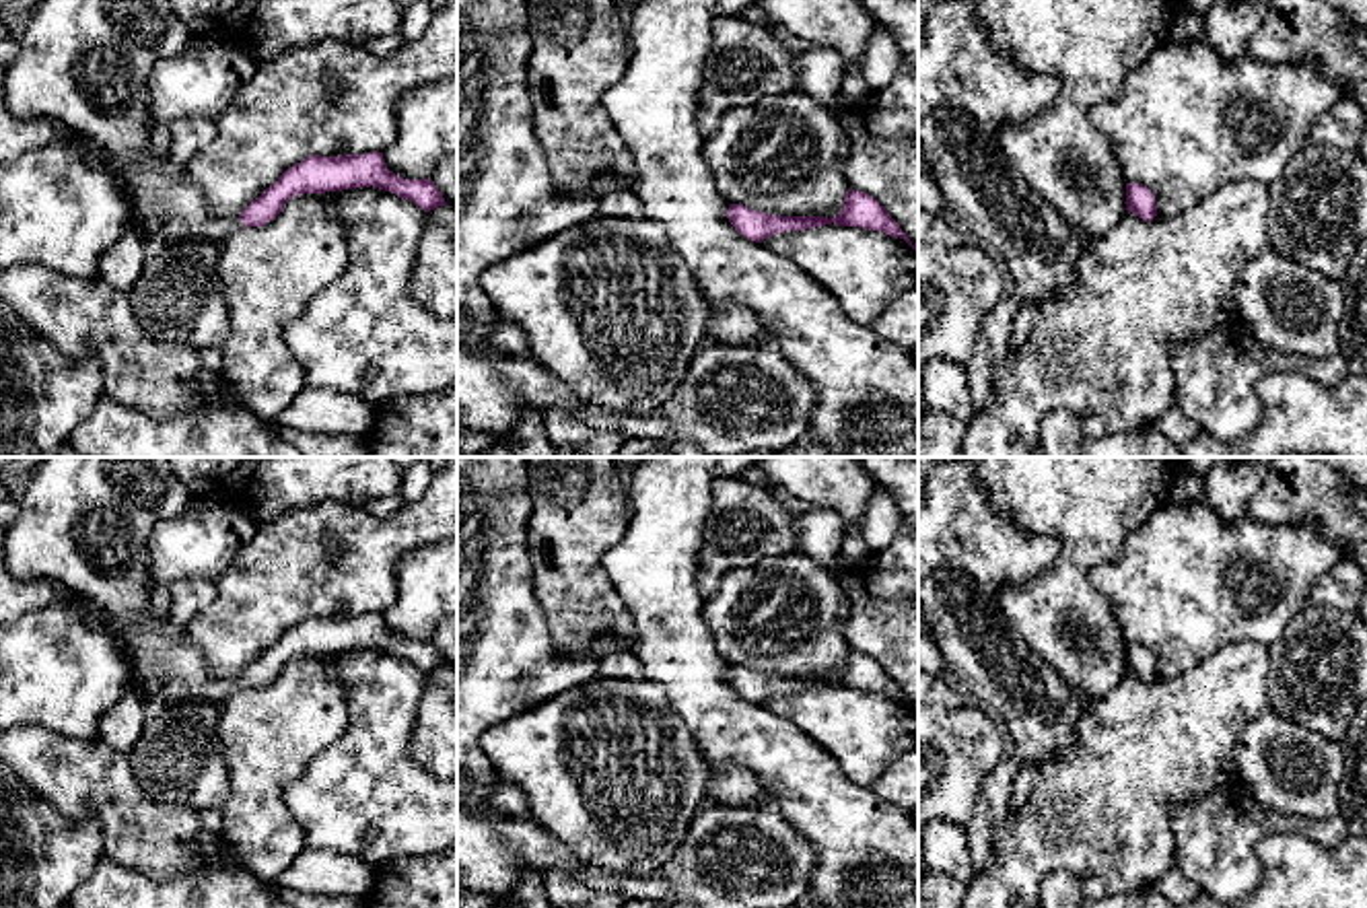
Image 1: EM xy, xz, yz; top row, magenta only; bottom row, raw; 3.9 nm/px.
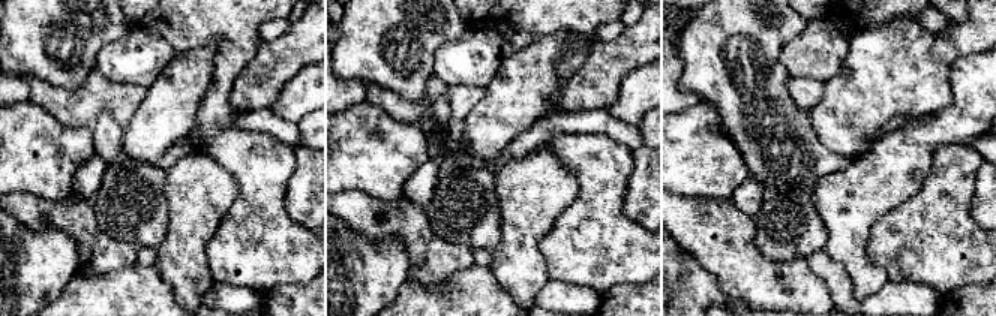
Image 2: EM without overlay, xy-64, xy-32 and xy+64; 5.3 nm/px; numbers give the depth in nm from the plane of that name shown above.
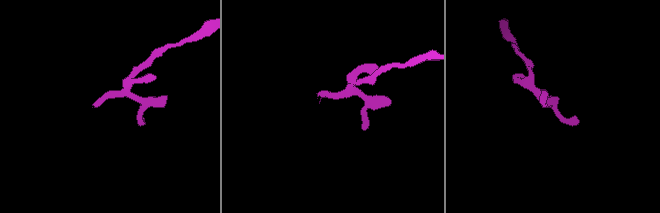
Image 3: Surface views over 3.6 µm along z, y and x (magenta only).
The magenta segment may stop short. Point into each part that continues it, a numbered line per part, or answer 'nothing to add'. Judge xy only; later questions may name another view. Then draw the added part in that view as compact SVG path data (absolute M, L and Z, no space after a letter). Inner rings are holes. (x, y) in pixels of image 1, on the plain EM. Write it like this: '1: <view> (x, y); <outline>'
1: xy (83, 524); M43 457L29 472L31 482L14 500L6 525L6 562L16 579L45 581L93 609L103 609L109 632L124 649L132 669L130 690L150 702L206 698L222 702L245 690L239 677L218 677L187 628L150 614L152 529L179 517L194 494L173 474L169 457Z

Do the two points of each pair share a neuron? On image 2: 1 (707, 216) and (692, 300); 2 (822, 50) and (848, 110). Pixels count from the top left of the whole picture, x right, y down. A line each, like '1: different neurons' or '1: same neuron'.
1: different neurons
2: different neurons

